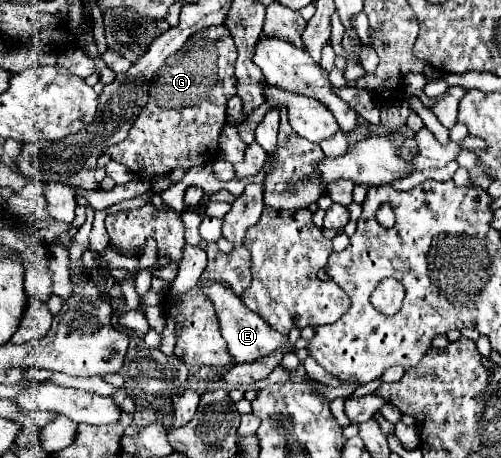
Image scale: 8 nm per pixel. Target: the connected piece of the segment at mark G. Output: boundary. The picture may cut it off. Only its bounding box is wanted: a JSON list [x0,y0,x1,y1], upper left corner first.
[105,25,237,177]

